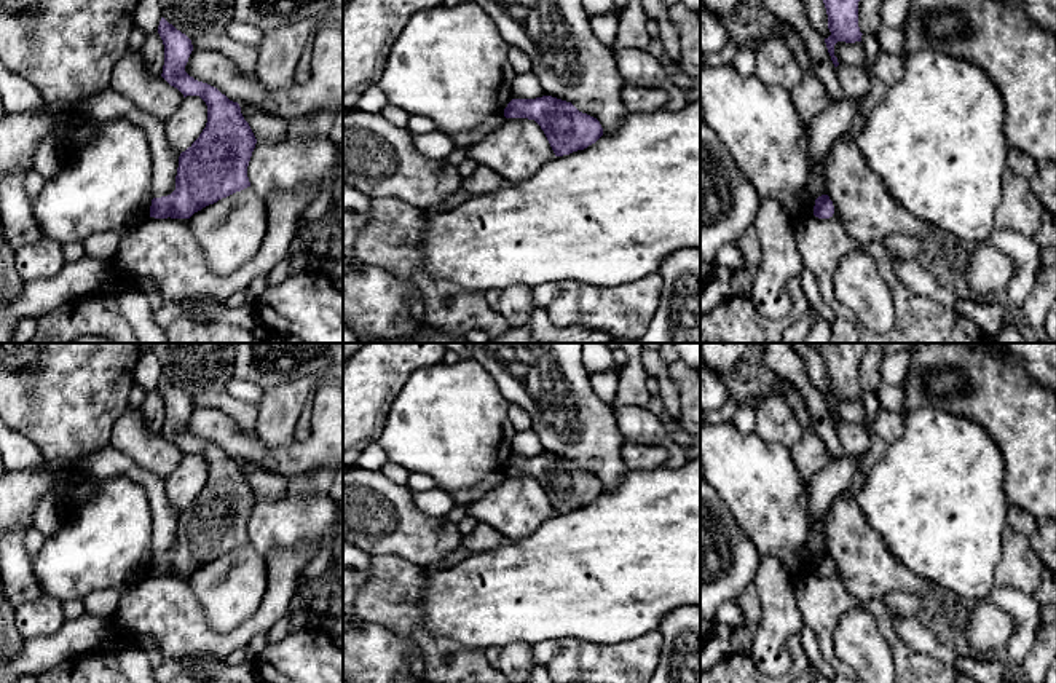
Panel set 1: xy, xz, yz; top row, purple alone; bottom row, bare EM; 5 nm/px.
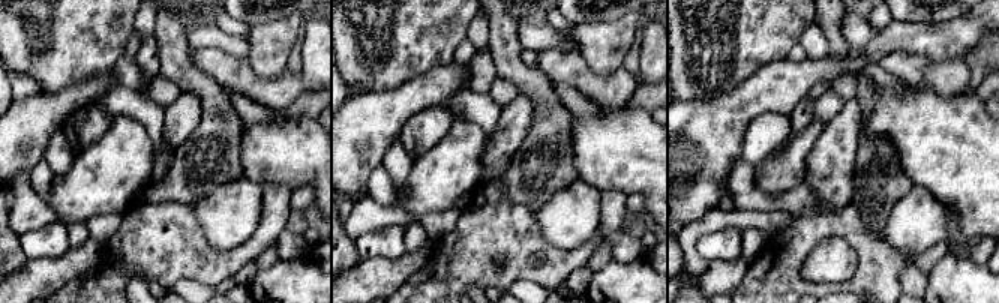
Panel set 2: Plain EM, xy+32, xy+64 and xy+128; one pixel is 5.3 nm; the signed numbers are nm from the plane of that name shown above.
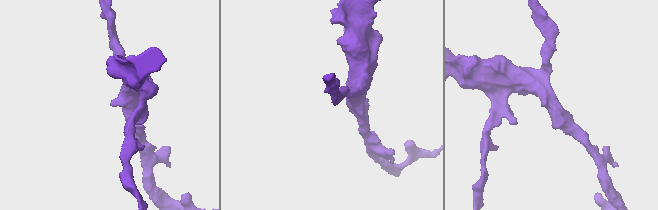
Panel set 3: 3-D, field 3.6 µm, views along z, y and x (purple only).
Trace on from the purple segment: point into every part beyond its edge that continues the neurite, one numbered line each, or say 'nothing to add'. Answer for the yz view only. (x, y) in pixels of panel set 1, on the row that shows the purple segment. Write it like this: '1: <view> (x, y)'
nothing to add

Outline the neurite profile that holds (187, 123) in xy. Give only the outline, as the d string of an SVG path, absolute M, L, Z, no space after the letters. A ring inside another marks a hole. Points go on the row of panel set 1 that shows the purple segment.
M199 96L182 99L175 113L164 123L169 145L182 153L199 137L207 123L207 105Z

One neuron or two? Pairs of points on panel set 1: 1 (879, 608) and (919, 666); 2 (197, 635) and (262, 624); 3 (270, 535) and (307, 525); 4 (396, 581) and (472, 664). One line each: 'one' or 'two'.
1: one
2: one
3: one
4: one

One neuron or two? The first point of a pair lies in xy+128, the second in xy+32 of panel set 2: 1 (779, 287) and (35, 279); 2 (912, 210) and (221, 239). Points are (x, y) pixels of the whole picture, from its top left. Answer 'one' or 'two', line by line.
1: two
2: one

